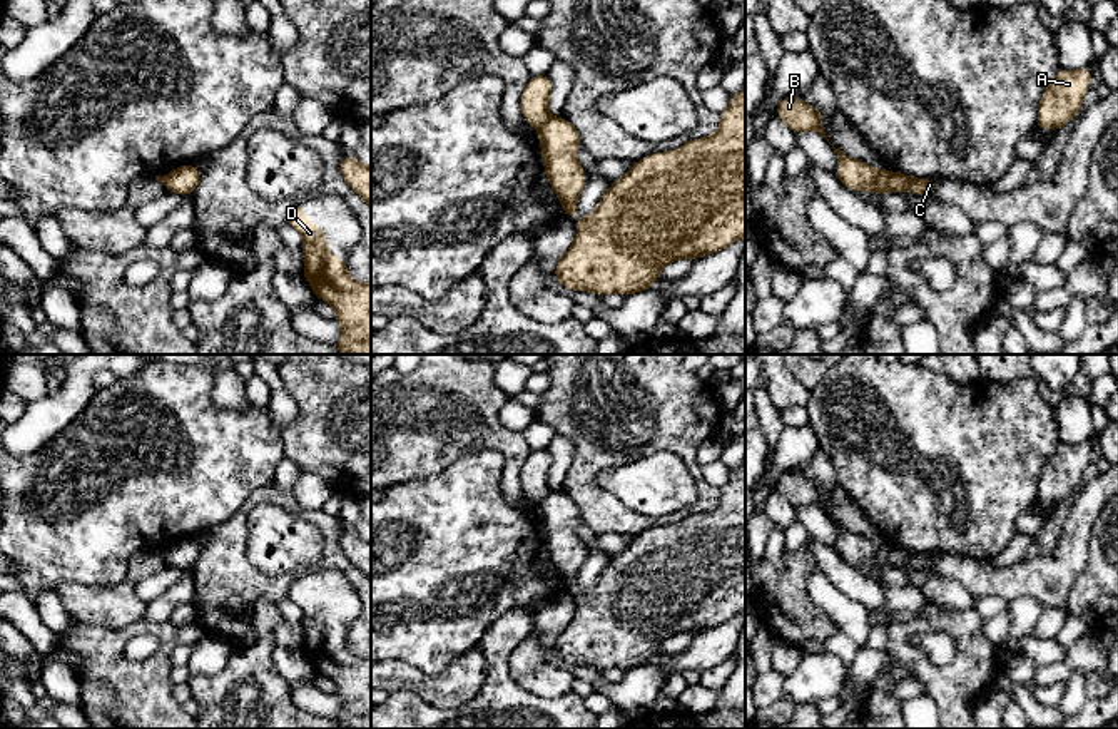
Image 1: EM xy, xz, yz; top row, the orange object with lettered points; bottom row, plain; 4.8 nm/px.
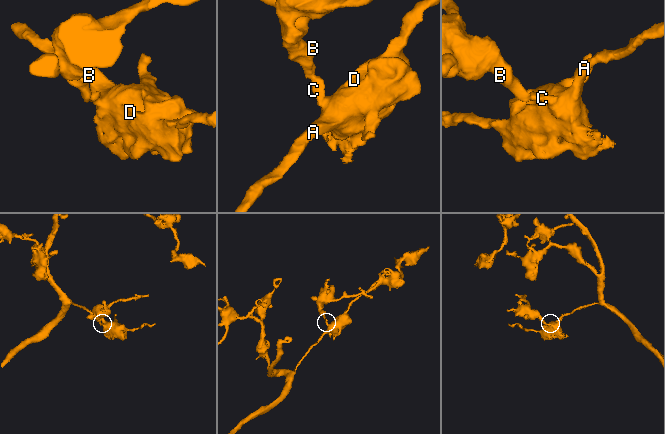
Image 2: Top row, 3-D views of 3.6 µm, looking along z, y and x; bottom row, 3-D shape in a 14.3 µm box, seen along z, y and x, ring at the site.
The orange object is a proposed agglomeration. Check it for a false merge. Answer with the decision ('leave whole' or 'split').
split

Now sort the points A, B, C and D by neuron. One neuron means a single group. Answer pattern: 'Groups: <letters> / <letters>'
Groups: A C D / B

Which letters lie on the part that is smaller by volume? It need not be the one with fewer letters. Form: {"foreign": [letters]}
{"foreign": ["B"]}

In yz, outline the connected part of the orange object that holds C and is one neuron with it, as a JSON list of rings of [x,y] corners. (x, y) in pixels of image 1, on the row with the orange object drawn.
[[[889,172],[889,191],[897,194],[902,192],[933,194],[936,184],[938,181],[933,179],[914,179],[901,172]]]

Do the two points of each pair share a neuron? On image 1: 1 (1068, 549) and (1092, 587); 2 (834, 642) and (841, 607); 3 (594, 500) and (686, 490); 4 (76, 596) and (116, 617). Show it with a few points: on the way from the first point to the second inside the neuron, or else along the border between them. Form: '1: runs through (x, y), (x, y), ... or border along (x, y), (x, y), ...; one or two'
1: border along (1092, 534), (1087, 565), (1073, 586), (1068, 607); two
2: border along (839, 631), (859, 646); two
3: border along (597, 474), (600, 485), (634, 510), (652, 519); two
4: runs through (86, 604), (106, 607); one

